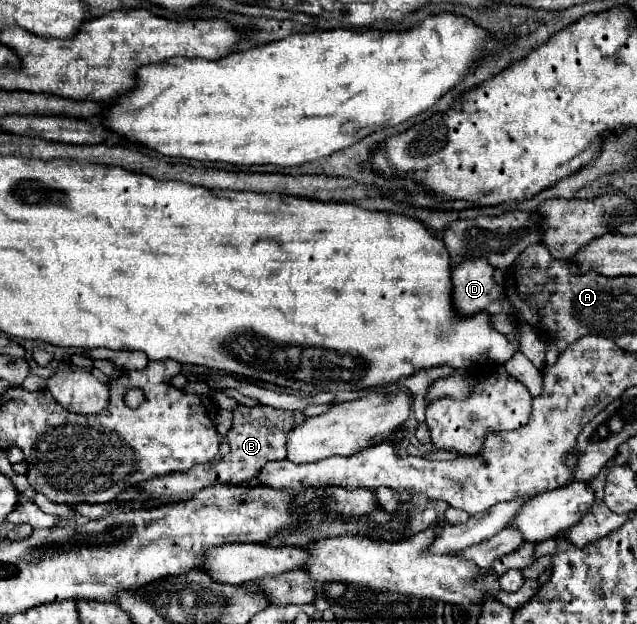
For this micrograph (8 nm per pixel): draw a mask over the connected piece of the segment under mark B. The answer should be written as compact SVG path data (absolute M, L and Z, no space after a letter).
M238 403L238 407L232 411L232 427L228 431L230 451L226 453L226 457L222 457L216 463L204 463L198 467L192 467L190 471L150 479L140 485L144 489L142 499L164 501L174 495L202 491L214 483L250 483L252 479L258 477L258 471L262 471L262 467L268 461L286 459L286 437L288 437L290 429L294 429L298 423L302 423L302 419L306 419L306 415L302 411L284 411L284 409L274 409L268 405L248 407L248 405Z

